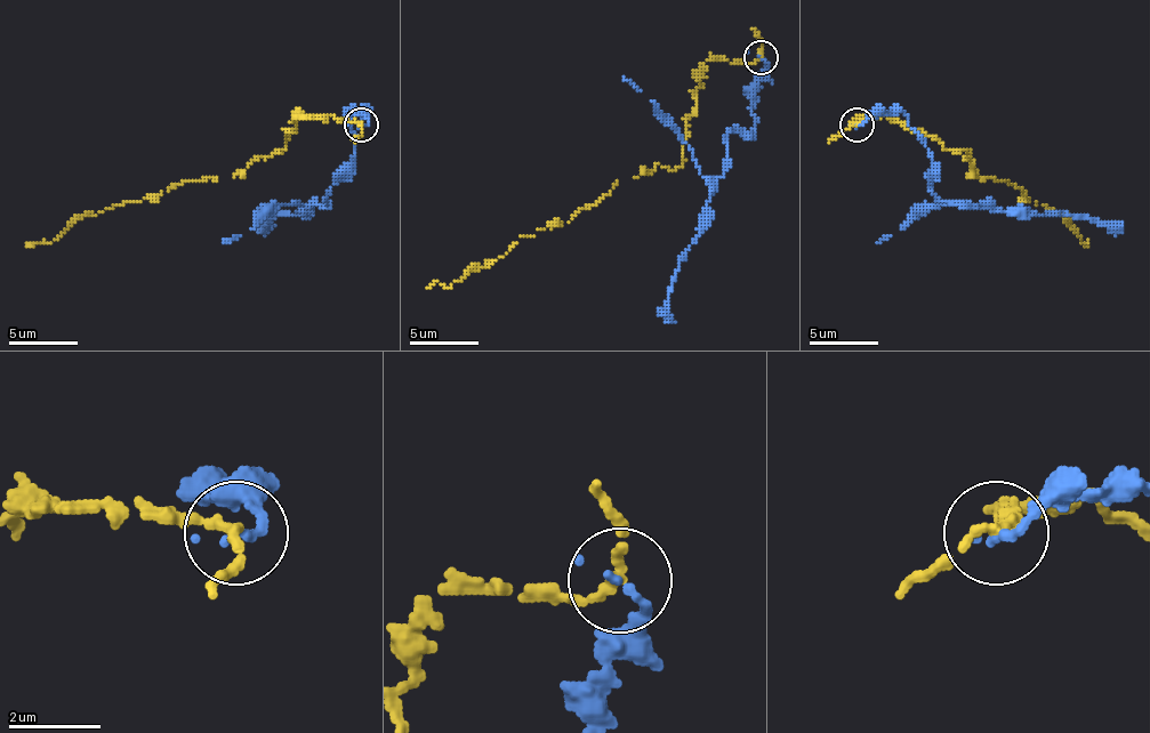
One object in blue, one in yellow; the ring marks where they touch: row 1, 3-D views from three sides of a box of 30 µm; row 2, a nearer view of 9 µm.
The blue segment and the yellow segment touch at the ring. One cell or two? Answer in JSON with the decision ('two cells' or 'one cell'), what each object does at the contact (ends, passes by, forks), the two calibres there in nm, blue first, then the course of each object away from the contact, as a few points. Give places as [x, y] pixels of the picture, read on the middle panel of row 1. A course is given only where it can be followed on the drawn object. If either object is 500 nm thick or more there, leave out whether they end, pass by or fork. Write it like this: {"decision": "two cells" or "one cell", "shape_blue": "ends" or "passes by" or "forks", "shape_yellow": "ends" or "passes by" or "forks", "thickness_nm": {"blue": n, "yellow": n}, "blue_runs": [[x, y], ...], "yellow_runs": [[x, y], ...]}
{"decision": "two cells", "shape_blue": "ends", "shape_yellow": "passes by", "thickness_nm": {"blue": 220, "yellow": 220}, "blue_runs": [[762, 56], [769, 66], [762, 73], [755, 101], [755, 129], [731, 133], [728, 170], [675, 274], [668, 322]], "yellow_runs": [[762, 56], [704, 63], [678, 167], [617, 180], [569, 222], [520, 235], [448, 288], [426, 288]]}

